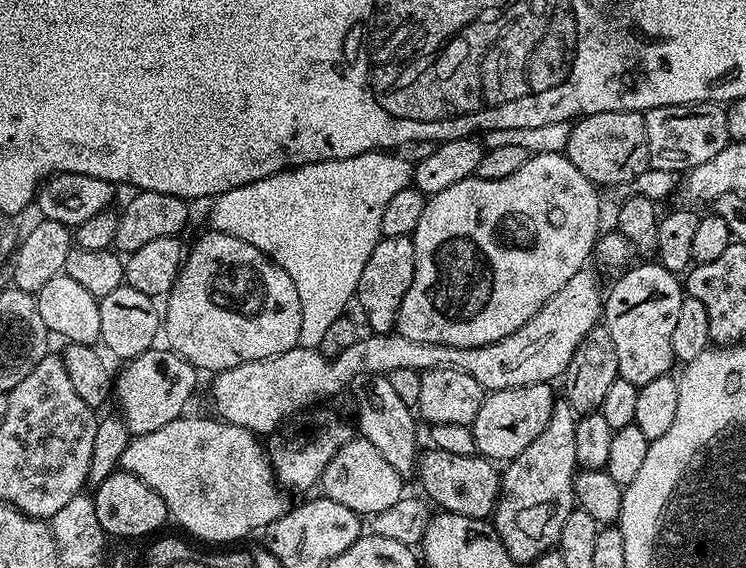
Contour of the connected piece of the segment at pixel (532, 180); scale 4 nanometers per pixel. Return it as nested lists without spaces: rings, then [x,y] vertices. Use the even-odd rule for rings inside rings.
[[[542,153],[529,155],[526,166],[522,166],[522,170],[510,174],[510,178],[498,178],[497,180],[469,178],[462,182],[454,182],[454,186],[449,186],[438,194],[428,196],[426,210],[422,210],[422,218],[411,234],[414,242],[414,282],[410,282],[410,290],[406,290],[406,298],[402,298],[395,331],[414,342],[430,342],[455,348],[481,348],[498,342],[502,338],[506,338],[506,334],[514,334],[514,330],[526,326],[526,322],[530,322],[530,318],[534,318],[534,314],[538,314],[538,310],[542,310],[542,306],[546,306],[546,302],[550,302],[550,298],[554,298],[554,294],[558,294],[558,290],[562,290],[562,286],[566,286],[566,282],[570,282],[570,278],[574,278],[574,274],[585,271],[587,264],[584,263],[593,259],[596,241],[602,235],[600,196],[596,192],[599,192],[597,185],[590,183],[569,162],[567,155]]]

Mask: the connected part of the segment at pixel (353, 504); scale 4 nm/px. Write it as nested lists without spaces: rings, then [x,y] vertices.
[[[363,438],[347,440],[340,447],[338,454],[330,458],[320,479],[320,484],[323,495],[328,496],[334,502],[342,502],[342,506],[350,506],[350,510],[361,514],[375,514],[387,510],[389,506],[394,506],[394,502],[398,502],[406,492],[405,477],[400,476],[398,470],[394,470],[394,466],[390,466],[390,462],[386,462],[386,458],[382,458],[382,454],[378,454],[378,450],[374,450],[374,446],[370,446],[370,442],[366,442]]]

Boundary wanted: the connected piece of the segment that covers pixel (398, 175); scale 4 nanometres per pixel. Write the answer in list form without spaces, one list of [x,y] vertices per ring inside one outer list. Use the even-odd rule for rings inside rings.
[[[377,150],[375,152],[363,152],[354,158],[342,158],[341,160],[319,160],[316,164],[303,164],[300,168],[287,168],[284,172],[275,172],[261,180],[250,182],[246,186],[238,186],[234,190],[226,190],[226,194],[215,197],[211,201],[212,209],[208,212],[207,227],[214,232],[225,232],[234,238],[242,238],[242,242],[250,242],[254,250],[266,254],[290,277],[294,282],[294,290],[298,290],[298,302],[302,302],[302,330],[298,330],[300,339],[299,347],[317,349],[325,331],[342,315],[349,311],[348,303],[353,303],[358,278],[362,278],[362,269],[366,262],[370,262],[370,254],[374,254],[374,246],[381,240],[380,227],[382,226],[382,213],[386,211],[386,205],[398,190],[409,187],[414,180],[414,164],[404,154],[397,154],[392,150]]]

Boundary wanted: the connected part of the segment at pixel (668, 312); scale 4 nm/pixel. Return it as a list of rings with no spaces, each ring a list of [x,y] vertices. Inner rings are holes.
[[[659,262],[651,263],[621,271],[616,285],[612,289],[609,287],[604,297],[602,324],[610,330],[610,338],[614,338],[619,379],[638,386],[654,382],[654,378],[662,378],[673,371],[676,355],[674,346],[670,346],[670,337],[686,295],[677,273],[666,270]]]

